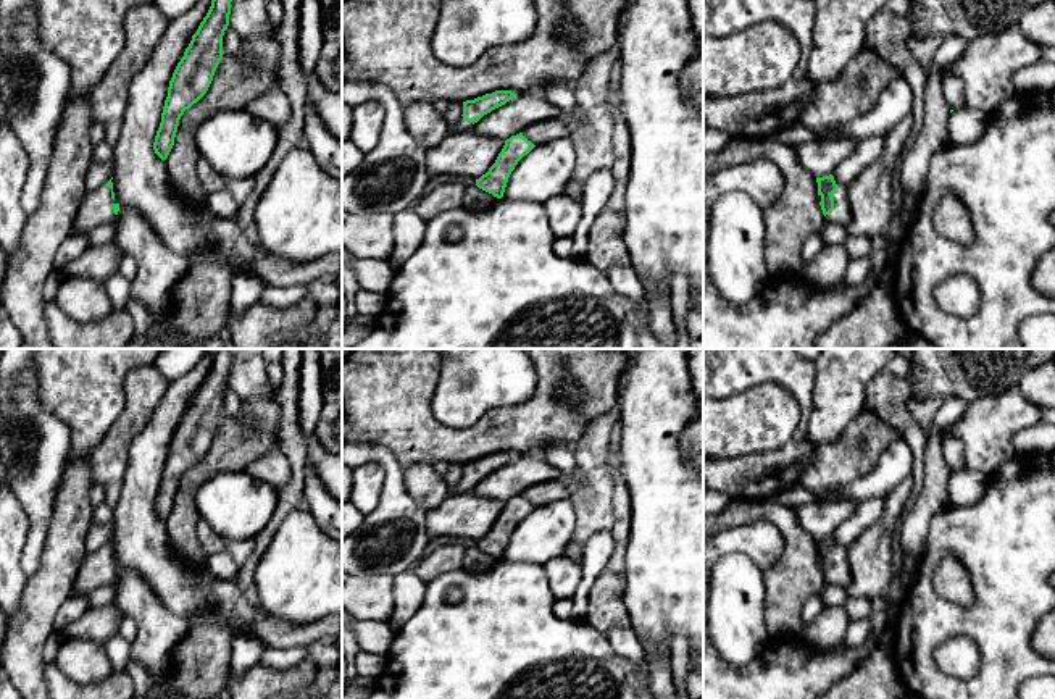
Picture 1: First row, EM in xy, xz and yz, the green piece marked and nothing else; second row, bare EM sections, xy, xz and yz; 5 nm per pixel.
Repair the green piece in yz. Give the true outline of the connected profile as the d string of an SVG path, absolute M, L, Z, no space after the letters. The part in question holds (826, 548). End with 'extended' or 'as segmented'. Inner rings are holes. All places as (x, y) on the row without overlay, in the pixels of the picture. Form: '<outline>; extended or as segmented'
M834 538L816 539L821 571L828 584L845 588L850 583L847 549L837 547Z; extended

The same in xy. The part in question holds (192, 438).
M218 349L213 354L211 368L173 434L153 504L153 512L161 521L168 520L174 507L181 478L206 455L223 421L223 397L229 387L231 363L232 349Z; as segmented

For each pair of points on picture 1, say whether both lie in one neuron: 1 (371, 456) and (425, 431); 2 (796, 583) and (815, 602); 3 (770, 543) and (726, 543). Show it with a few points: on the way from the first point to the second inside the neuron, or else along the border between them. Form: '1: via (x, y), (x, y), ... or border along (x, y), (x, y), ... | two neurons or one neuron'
1: border along (358, 443), (386, 447), (402, 468) | two neurons
2: border along (818, 591), (805, 602), (802, 611), (804, 625) | two neurons
3: via (758, 543), (738, 543) | one neuron

